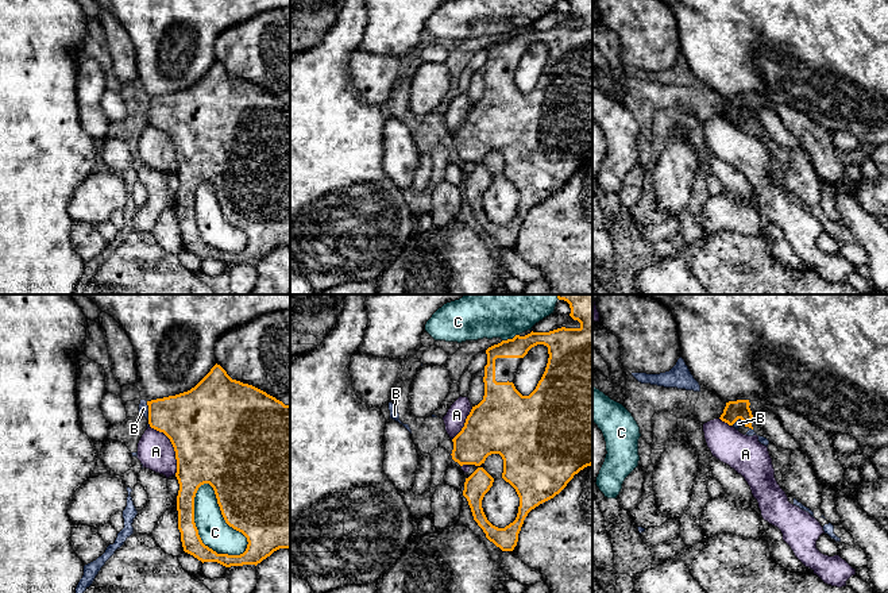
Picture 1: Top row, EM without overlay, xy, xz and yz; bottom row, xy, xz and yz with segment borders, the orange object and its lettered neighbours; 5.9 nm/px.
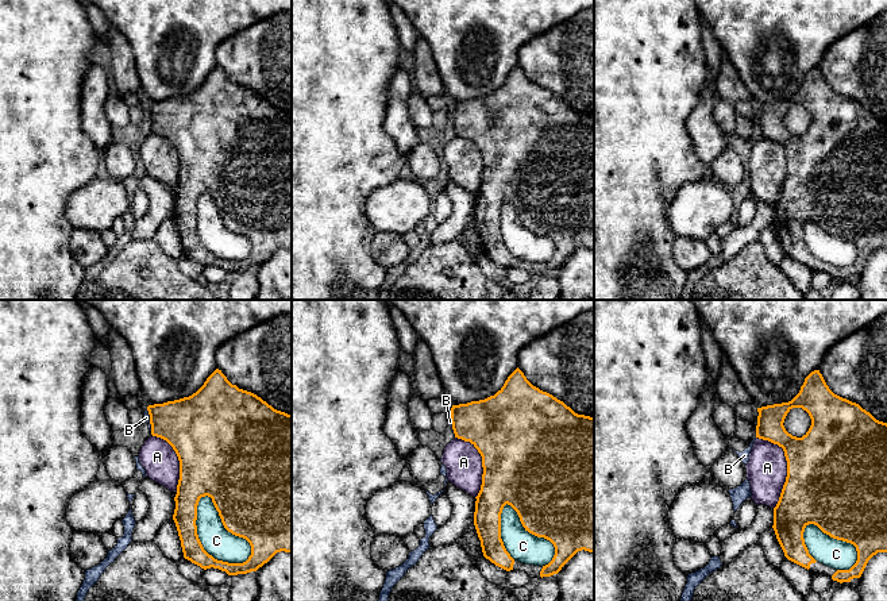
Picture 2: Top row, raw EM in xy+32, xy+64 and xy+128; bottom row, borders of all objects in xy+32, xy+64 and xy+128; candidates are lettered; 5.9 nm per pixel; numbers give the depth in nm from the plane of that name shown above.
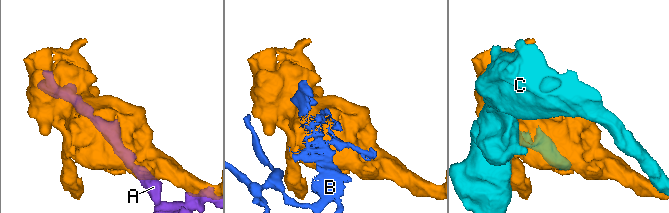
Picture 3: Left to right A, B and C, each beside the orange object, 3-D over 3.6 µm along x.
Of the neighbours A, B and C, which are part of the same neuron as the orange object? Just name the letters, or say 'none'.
none

